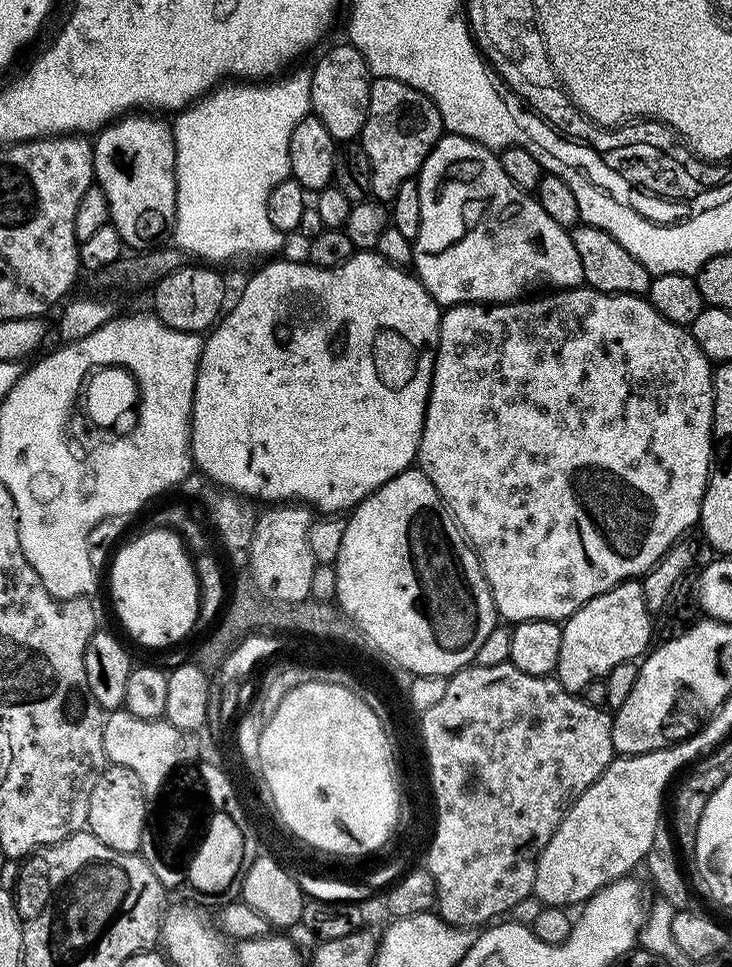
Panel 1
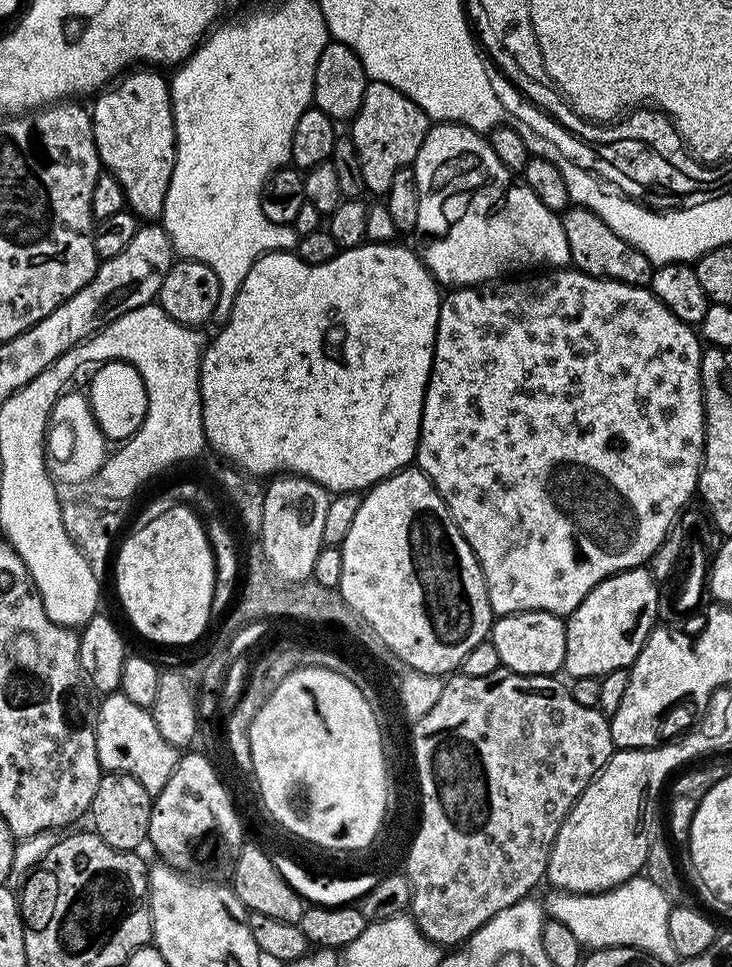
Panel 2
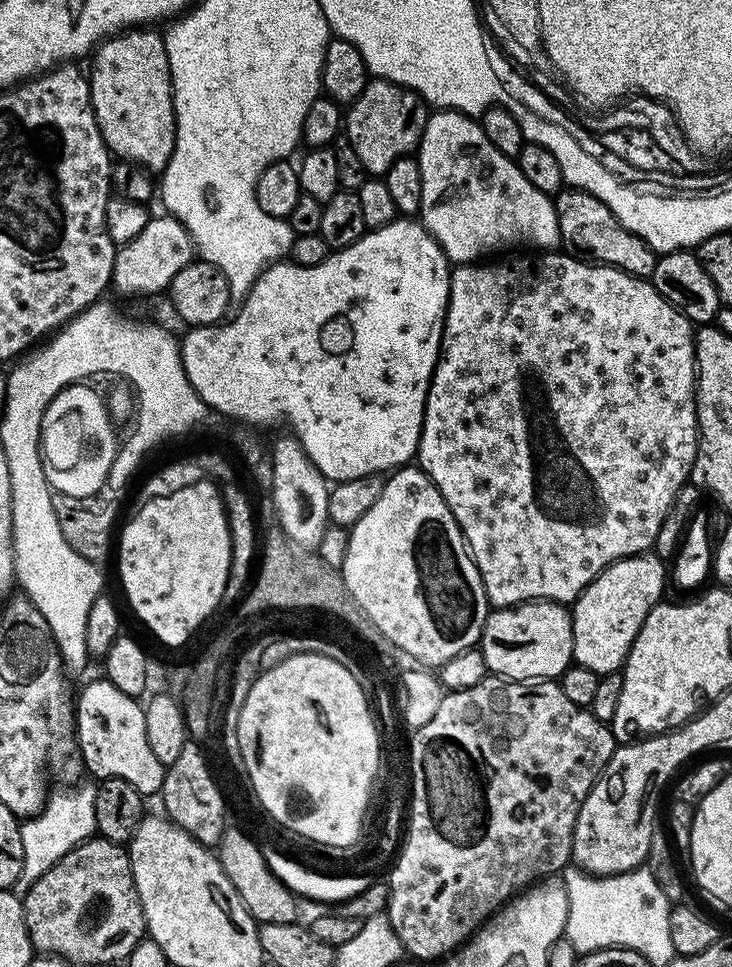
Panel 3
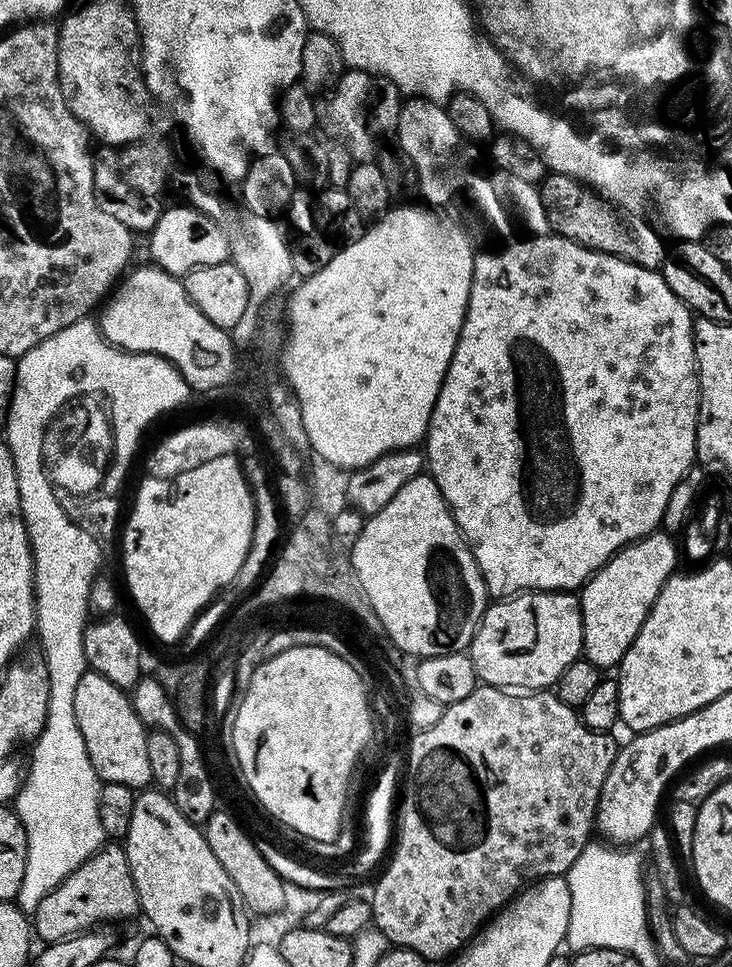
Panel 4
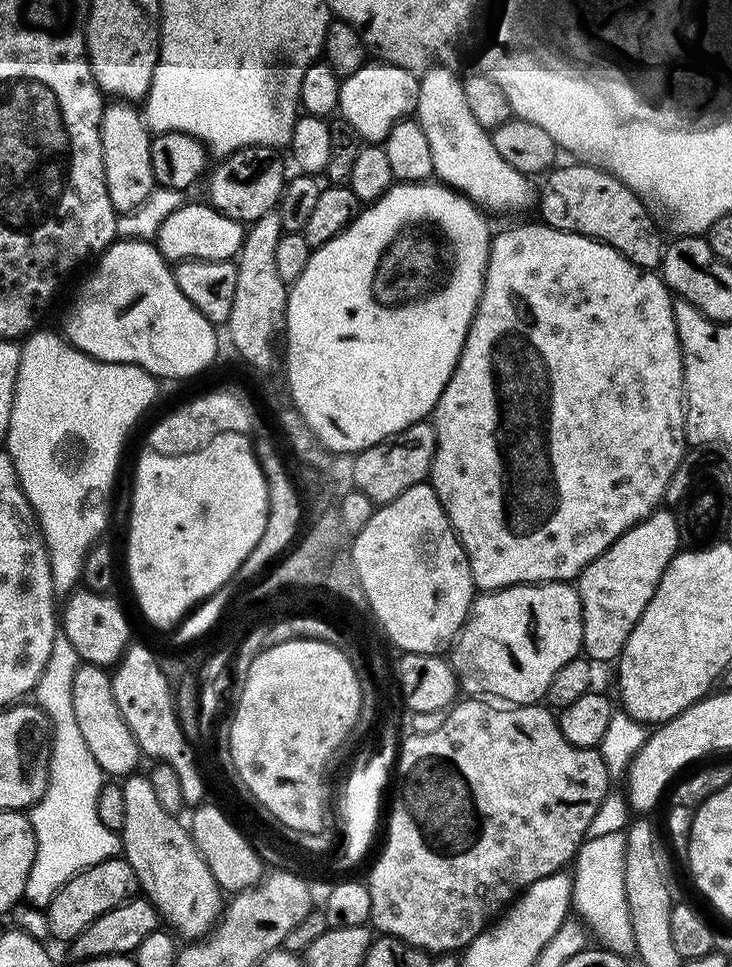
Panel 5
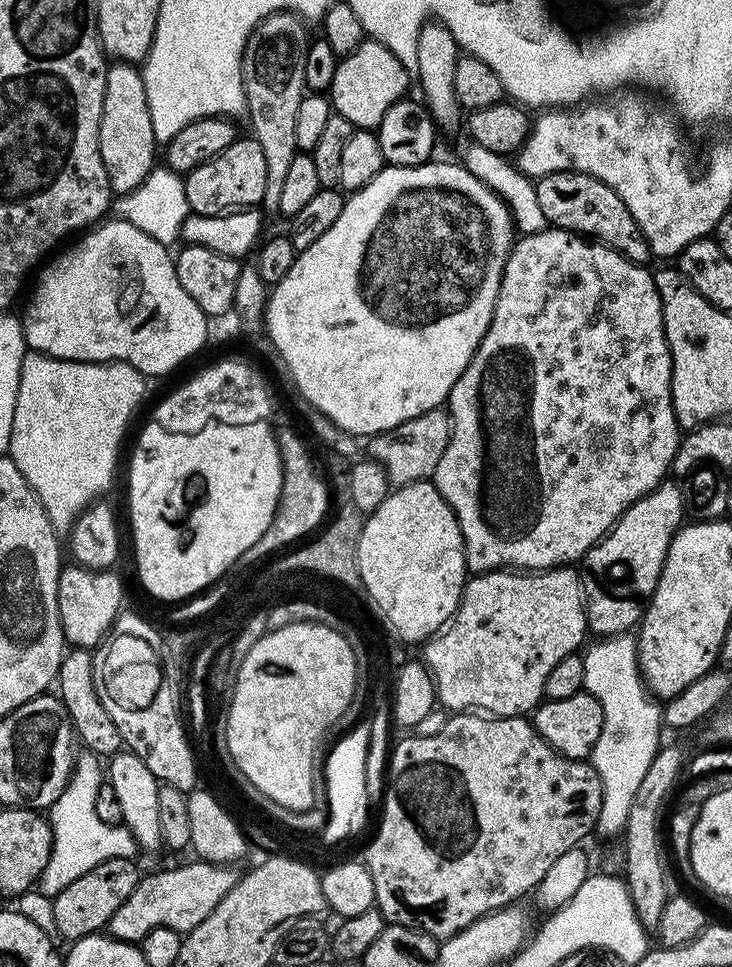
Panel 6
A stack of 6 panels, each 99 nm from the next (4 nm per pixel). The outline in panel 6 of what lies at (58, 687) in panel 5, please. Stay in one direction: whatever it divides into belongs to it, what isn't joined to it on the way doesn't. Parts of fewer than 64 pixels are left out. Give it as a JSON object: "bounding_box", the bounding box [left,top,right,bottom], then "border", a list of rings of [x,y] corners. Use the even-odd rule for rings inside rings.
{"bounding_box":[38,759,137,898],"border":[[[81,759],[76,764],[72,779],[64,787],[64,793],[52,803],[52,856],[46,862],[44,873],[38,881],[38,890],[43,896],[54,898],[62,890],[66,890],[66,886],[70,886],[74,878],[82,878],[82,874],[94,870],[94,866],[102,862],[133,859],[131,848],[135,849],[137,843],[130,830],[102,822],[102,818],[98,818],[94,811],[94,798],[98,798],[102,783],[102,768],[95,764],[95,759],[92,760]]]}

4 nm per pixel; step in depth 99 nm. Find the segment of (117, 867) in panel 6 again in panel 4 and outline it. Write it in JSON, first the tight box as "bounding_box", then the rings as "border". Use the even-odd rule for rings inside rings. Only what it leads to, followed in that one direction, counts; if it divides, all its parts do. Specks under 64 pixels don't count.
{"bounding_box":[34,842,137,942],"border":[[[112,842],[69,872],[56,889],[42,898],[34,913],[34,932],[44,942],[65,940],[77,932],[103,925],[100,924],[103,920],[124,920],[137,912],[136,887],[128,856],[119,843]]]}

